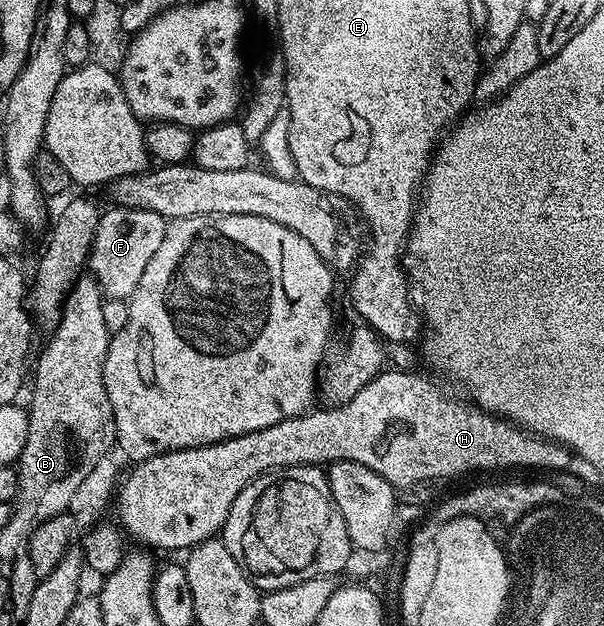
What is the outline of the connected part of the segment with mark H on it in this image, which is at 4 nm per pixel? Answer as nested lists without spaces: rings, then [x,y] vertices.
[[[382,370],[378,372],[377,376],[371,382],[367,382],[367,386],[363,386],[363,390],[359,390],[355,394],[355,398],[351,398],[345,404],[322,407],[322,412],[310,410],[306,412],[304,416],[296,416],[295,418],[287,418],[283,422],[275,422],[275,426],[267,426],[267,430],[255,430],[251,434],[236,436],[235,438],[224,440],[218,444],[208,444],[202,448],[184,448],[183,450],[175,450],[174,452],[164,452],[155,458],[147,458],[146,460],[134,463],[132,467],[128,469],[124,479],[120,481],[119,487],[115,492],[115,505],[117,504],[118,520],[116,523],[120,525],[130,537],[133,535],[137,538],[141,538],[145,542],[149,542],[155,548],[166,548],[167,551],[173,552],[176,548],[188,550],[194,548],[197,544],[201,544],[204,540],[214,539],[227,522],[227,514],[231,510],[235,498],[239,498],[239,494],[254,478],[262,476],[264,472],[276,472],[278,468],[294,468],[300,464],[328,466],[335,462],[343,462],[344,460],[347,462],[359,462],[359,466],[367,466],[367,470],[375,470],[375,474],[382,476],[388,484],[393,485],[394,489],[404,490],[424,480],[440,480],[445,482],[448,481],[448,476],[461,476],[464,472],[477,472],[480,468],[550,468],[553,472],[561,472],[564,468],[569,468],[575,463],[573,453],[570,452],[565,445],[542,439],[542,437],[524,428],[516,426],[492,413],[484,412],[470,403],[464,402],[465,404],[463,404],[461,401],[455,400],[453,397],[448,396],[448,394],[432,380],[432,378],[434,379],[432,375],[429,375],[429,377],[420,376],[417,372],[389,371],[390,370]]]

